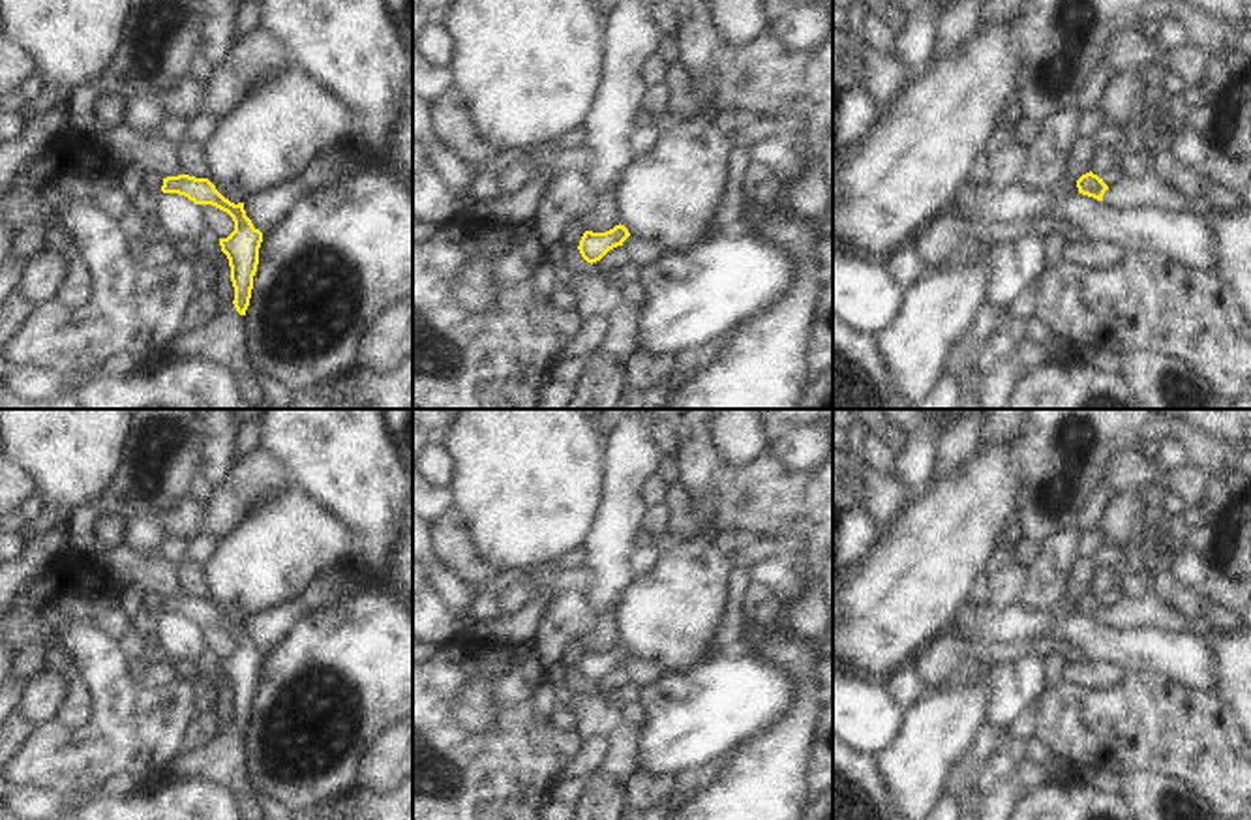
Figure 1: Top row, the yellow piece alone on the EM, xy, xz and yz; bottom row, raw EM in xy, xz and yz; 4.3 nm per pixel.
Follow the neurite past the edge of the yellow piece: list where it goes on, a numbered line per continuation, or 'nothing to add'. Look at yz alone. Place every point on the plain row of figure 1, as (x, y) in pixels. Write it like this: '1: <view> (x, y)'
1: yz (1145, 610)

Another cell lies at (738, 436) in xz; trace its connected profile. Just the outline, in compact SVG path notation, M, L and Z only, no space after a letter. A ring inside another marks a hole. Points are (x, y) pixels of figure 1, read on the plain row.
M707 409L709 435L724 467L741 467L767 450L756 409Z

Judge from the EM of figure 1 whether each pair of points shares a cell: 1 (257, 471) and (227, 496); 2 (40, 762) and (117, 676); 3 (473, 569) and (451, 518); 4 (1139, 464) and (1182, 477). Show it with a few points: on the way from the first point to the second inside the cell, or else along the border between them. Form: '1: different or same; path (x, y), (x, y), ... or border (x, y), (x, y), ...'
1: same; path (250, 479), (235, 494)
2: same; path (66, 759), (115, 710), (115, 702)
3: same; path (460, 556), (451, 546), (451, 531)
4: same; path (1150, 473), (1171, 477)

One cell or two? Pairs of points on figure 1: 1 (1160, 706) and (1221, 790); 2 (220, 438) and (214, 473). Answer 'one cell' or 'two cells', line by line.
1: one cell
2: one cell

